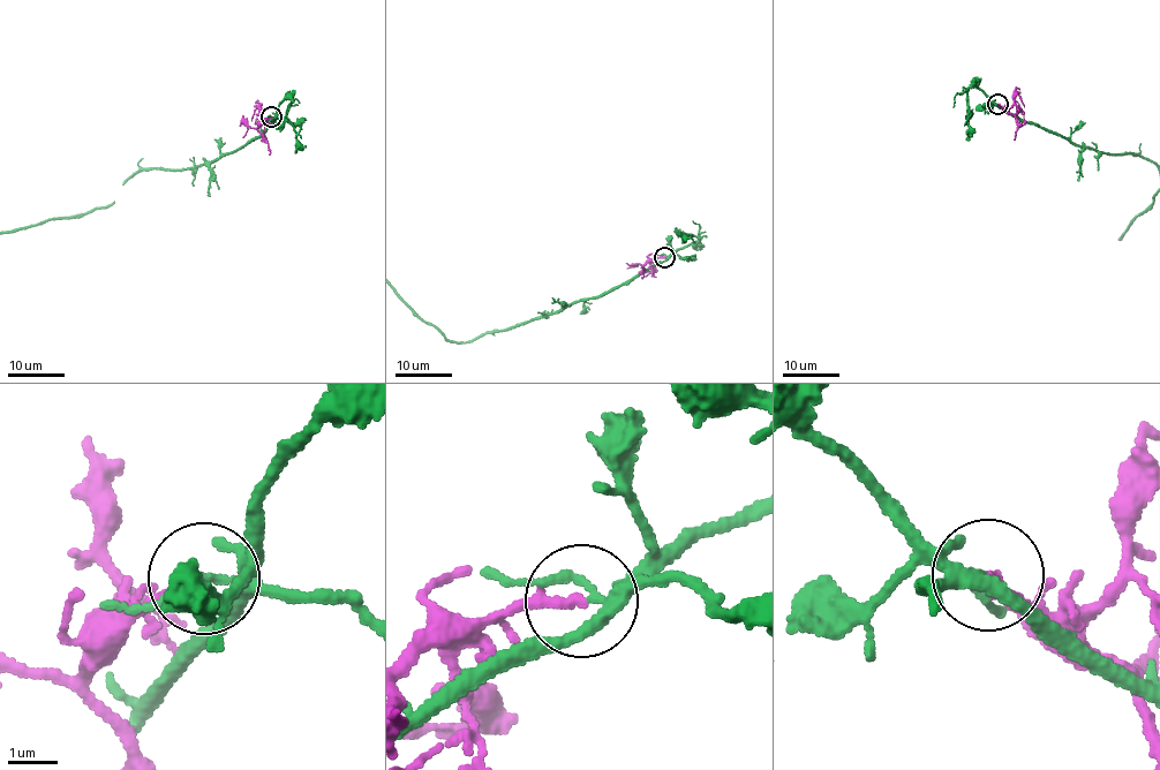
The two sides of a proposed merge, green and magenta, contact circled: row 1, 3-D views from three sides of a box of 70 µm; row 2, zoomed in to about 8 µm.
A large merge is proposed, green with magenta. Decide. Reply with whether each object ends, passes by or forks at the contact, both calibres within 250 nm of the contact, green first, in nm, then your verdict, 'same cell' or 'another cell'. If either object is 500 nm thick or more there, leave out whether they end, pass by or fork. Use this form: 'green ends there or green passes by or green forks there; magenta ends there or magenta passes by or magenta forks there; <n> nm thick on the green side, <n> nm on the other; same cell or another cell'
green forks there; magenta ends there; 190 nm thick on the green side, 200 nm on the other; another cell

